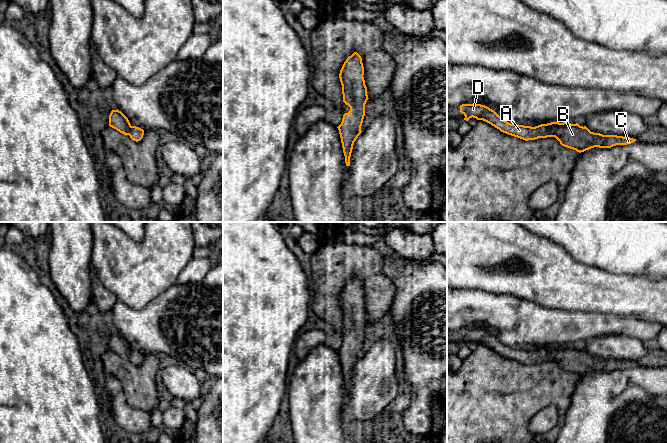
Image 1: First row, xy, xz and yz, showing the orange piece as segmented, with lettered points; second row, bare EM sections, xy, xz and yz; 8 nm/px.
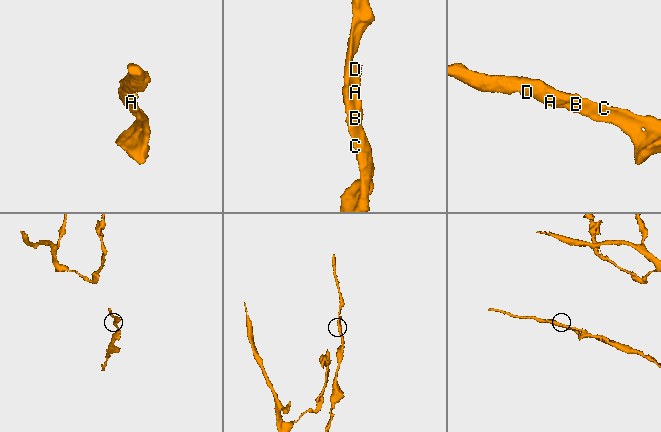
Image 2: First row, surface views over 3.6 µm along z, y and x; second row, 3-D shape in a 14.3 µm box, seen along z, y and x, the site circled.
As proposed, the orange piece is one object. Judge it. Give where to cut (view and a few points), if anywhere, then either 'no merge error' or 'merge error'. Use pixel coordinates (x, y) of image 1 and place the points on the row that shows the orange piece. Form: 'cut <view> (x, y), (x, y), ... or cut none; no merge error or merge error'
cut none; no merge error

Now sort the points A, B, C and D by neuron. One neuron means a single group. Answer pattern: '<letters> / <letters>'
A B C D

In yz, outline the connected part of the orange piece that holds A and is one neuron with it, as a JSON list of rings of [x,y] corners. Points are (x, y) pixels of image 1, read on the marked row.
[[[462,104],[460,105],[460,112],[465,116],[464,120],[466,121],[472,117],[483,120],[501,132],[525,141],[555,137],[562,146],[579,153],[594,147],[611,148],[636,141],[636,139],[630,137],[594,133],[586,126],[580,126],[578,123],[571,124],[568,121],[563,123],[551,122],[535,127],[511,124],[503,120],[494,110],[481,104]]]

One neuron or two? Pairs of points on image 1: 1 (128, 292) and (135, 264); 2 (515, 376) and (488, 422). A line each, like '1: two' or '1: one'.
1: one
2: one

